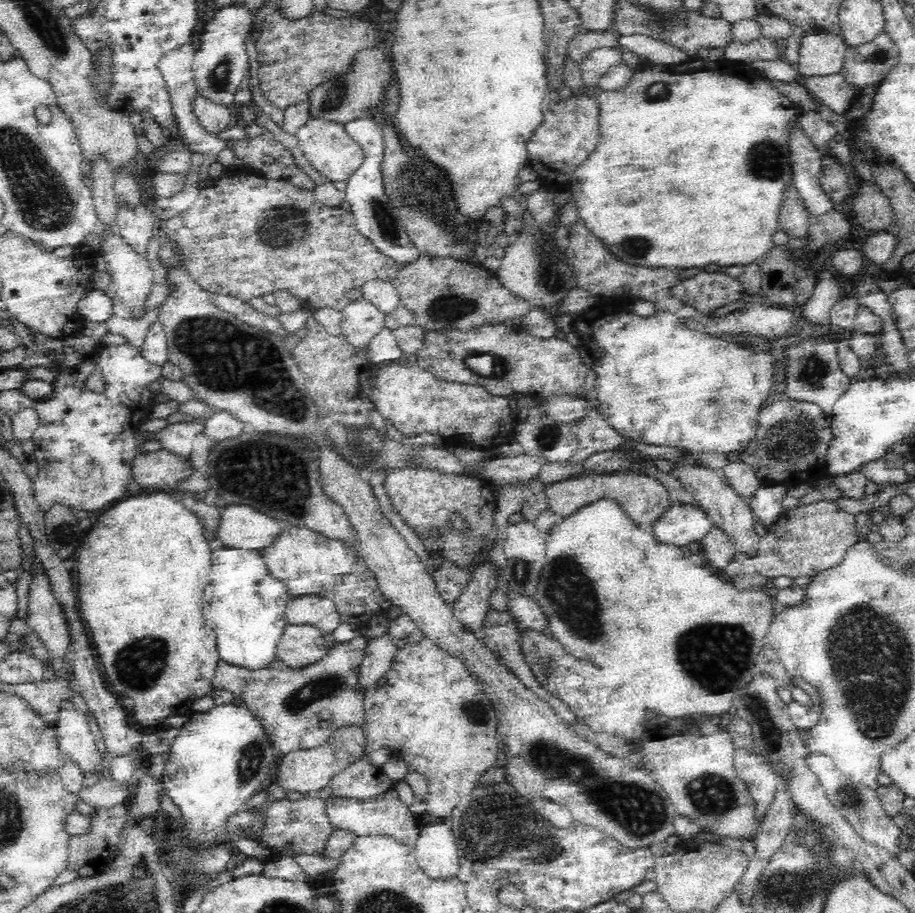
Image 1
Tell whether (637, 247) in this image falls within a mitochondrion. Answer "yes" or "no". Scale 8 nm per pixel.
yes

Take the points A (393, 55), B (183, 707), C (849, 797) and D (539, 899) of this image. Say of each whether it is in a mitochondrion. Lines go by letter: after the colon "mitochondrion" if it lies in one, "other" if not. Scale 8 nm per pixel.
A: other
B: other
C: mitochondrion
D: other

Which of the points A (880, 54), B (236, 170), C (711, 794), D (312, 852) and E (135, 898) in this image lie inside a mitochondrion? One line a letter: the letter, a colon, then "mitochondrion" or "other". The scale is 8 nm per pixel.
A: mitochondrion
B: other
C: mitochondrion
D: other
E: mitochondrion

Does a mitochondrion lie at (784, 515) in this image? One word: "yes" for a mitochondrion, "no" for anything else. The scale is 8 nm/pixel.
no

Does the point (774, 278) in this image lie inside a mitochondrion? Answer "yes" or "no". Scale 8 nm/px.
no

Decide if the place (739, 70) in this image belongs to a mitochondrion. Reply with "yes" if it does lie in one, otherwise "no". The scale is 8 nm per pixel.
no

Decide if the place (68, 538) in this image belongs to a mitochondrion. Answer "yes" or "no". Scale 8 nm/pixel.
yes

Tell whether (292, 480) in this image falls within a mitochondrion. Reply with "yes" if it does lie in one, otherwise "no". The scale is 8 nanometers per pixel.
yes

